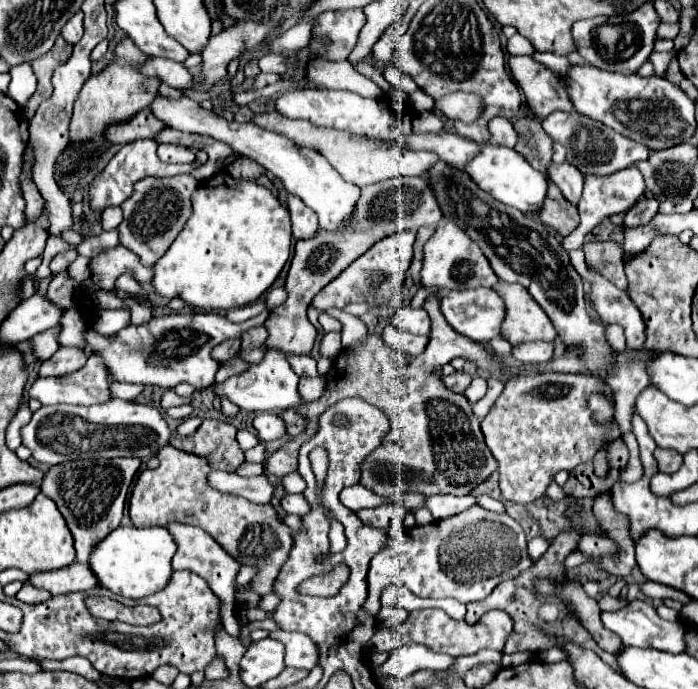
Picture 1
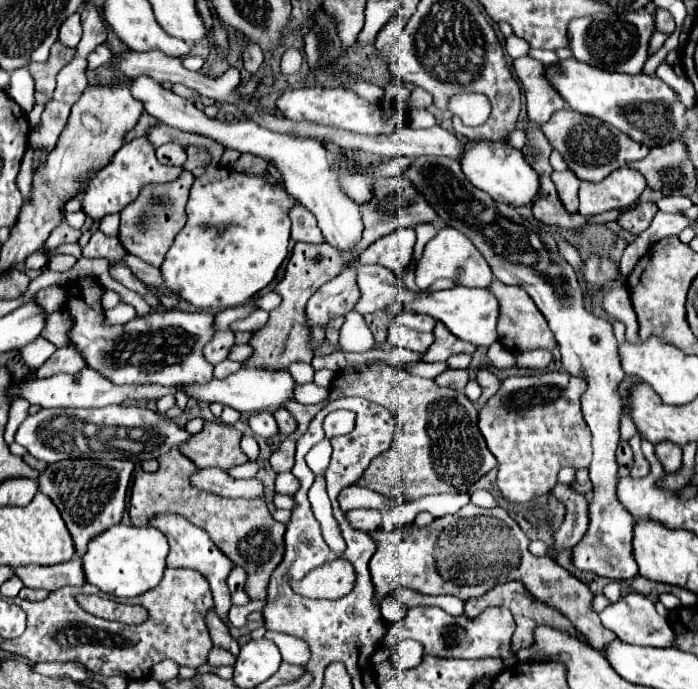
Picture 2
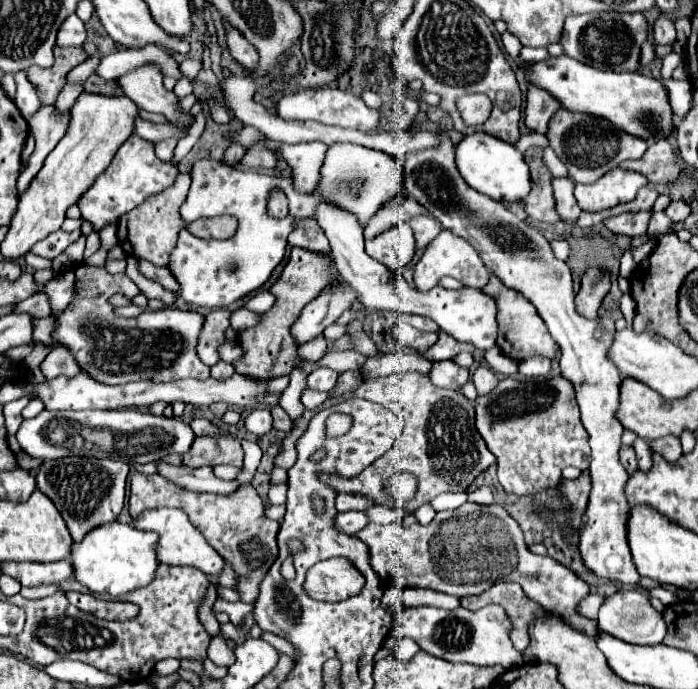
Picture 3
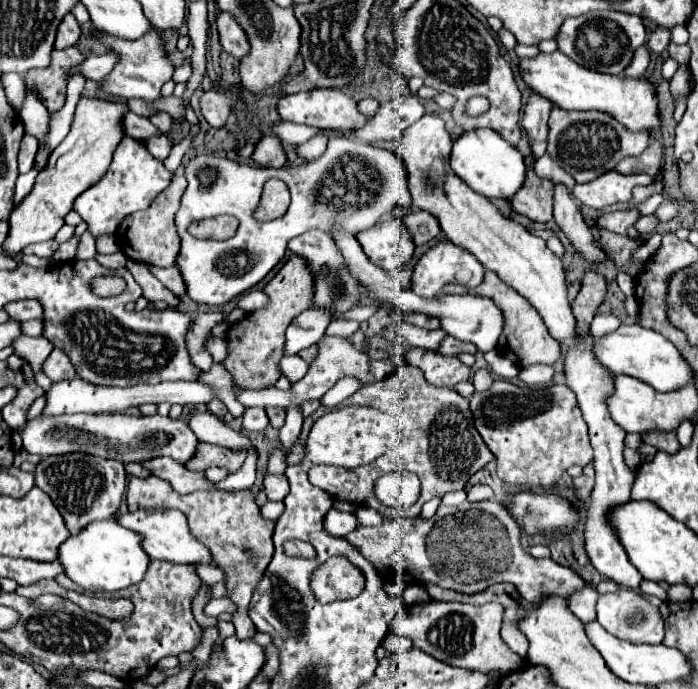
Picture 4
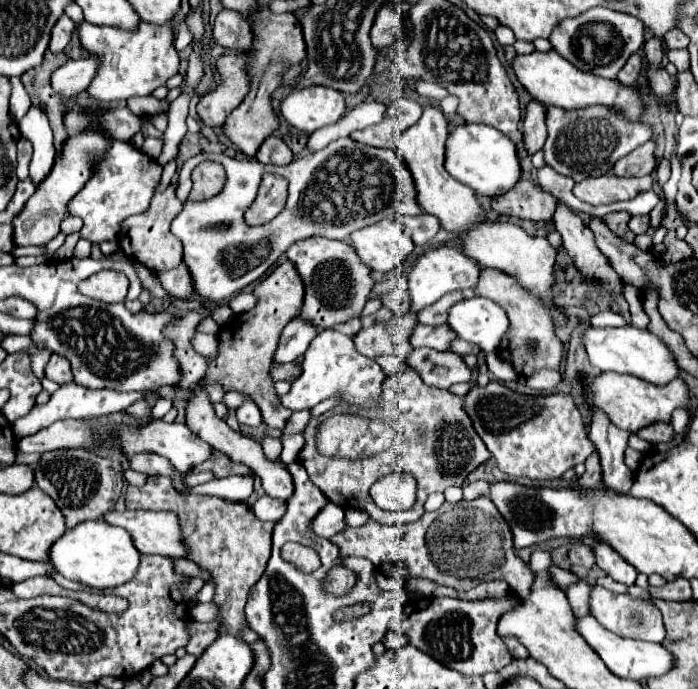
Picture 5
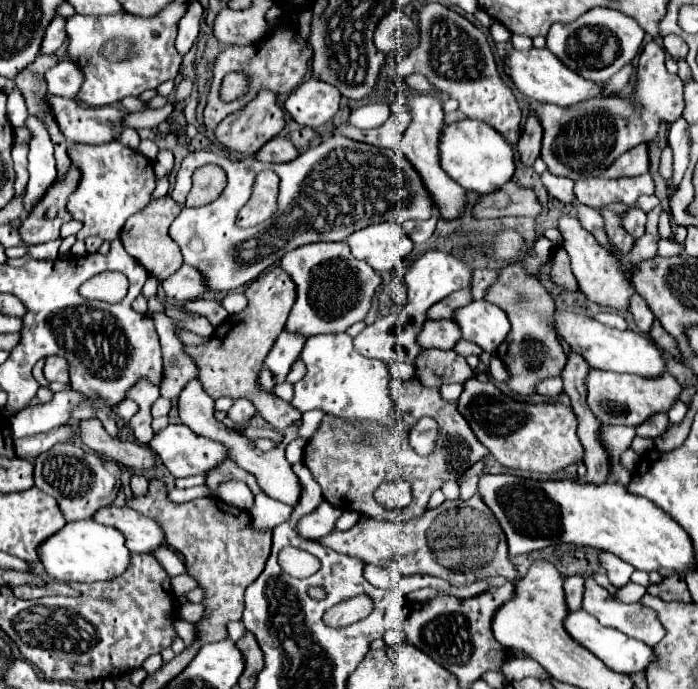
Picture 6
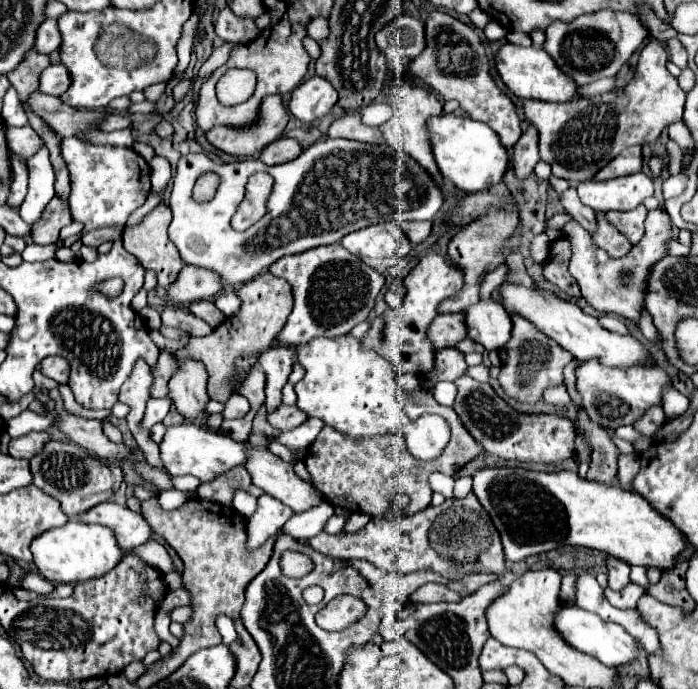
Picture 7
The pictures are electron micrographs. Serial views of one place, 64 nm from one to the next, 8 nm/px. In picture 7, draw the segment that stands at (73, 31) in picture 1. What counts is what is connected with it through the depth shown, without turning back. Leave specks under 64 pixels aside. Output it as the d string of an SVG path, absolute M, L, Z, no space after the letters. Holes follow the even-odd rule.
M48 18L38 26L34 46L40 54L50 54L60 46L60 32L56 26L56 18Z

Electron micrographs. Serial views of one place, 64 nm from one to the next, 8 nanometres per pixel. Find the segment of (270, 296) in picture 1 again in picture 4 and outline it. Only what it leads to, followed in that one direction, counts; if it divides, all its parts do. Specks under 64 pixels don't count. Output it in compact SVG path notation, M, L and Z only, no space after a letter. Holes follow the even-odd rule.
M252 290L252 292L246 292L246 294L242 294L242 296L238 298L236 308L244 310L244 312L252 312L252 310L262 308L262 306L266 304L266 300L268 300L266 294L262 294L260 290Z

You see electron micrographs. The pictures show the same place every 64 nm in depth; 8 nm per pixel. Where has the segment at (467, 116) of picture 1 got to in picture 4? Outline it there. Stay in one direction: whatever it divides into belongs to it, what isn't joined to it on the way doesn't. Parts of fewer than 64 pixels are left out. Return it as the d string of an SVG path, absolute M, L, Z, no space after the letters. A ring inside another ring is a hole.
M472 98L472 100L468 100L468 104L466 104L466 112L470 114L470 116L478 116L478 114L482 114L482 112L486 112L488 110L488 100L486 98Z

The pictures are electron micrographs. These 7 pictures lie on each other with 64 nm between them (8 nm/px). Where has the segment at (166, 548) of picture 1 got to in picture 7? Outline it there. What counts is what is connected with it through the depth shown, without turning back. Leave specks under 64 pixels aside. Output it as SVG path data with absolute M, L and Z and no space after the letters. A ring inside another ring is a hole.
M70 520L60 528L42 532L32 540L30 552L34 556L34 566L38 568L38 572L54 584L70 584L104 576L122 560L120 546L116 544L114 534L108 528L102 528L98 524L82 524L78 520Z

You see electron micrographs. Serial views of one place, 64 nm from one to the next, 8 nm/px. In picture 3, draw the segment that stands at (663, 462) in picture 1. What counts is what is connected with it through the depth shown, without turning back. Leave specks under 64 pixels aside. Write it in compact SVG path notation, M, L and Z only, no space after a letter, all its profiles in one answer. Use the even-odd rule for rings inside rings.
M664 436L664 438L658 438L658 440L652 440L648 442L652 446L654 452L662 454L668 462L676 462L682 454L682 446L680 446L680 440L676 436Z

